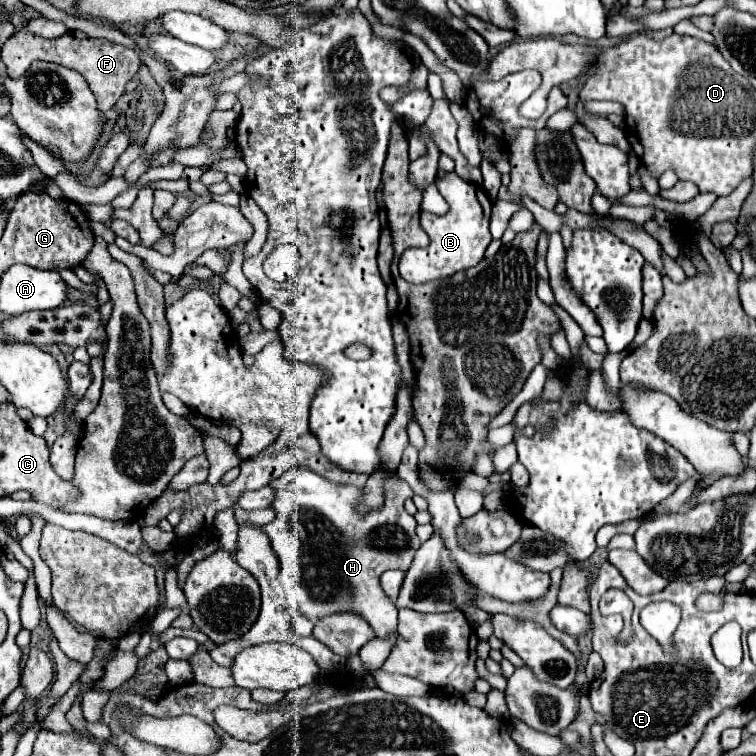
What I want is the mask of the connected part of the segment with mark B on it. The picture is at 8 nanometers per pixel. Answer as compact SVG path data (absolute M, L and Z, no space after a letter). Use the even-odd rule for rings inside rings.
M446 172L442 178L436 178L436 186L448 202L450 210L442 216L430 212L420 214L420 224L430 236L430 246L406 250L400 258L400 276L412 284L442 280L460 270L476 266L492 240L489 230L492 202L481 186L462 180L456 172ZM458 216L462 216L462 220Z

